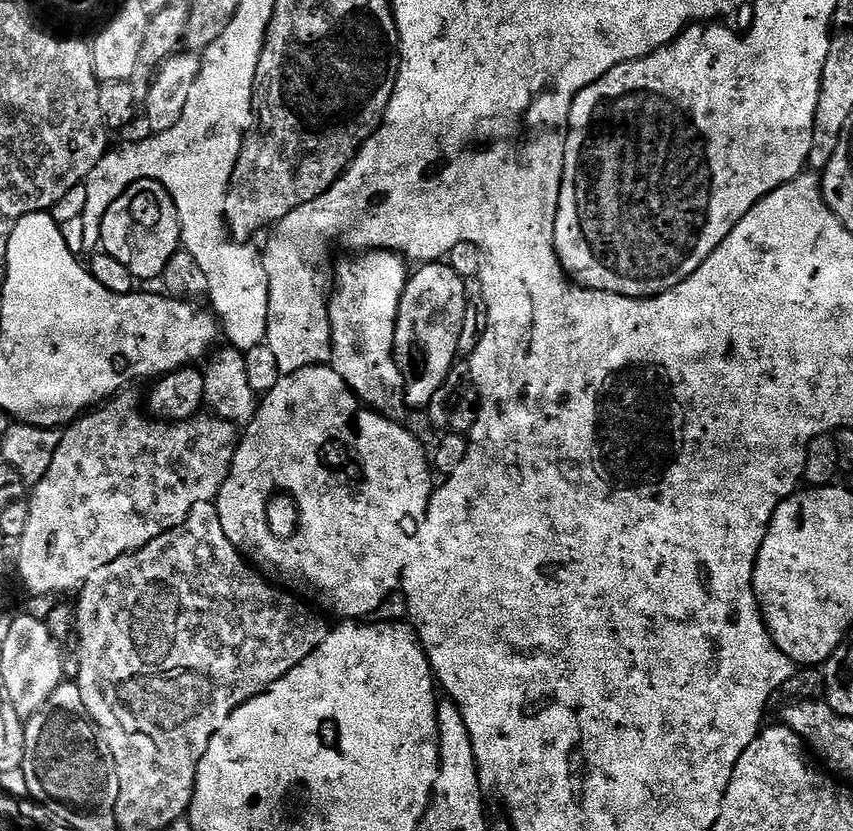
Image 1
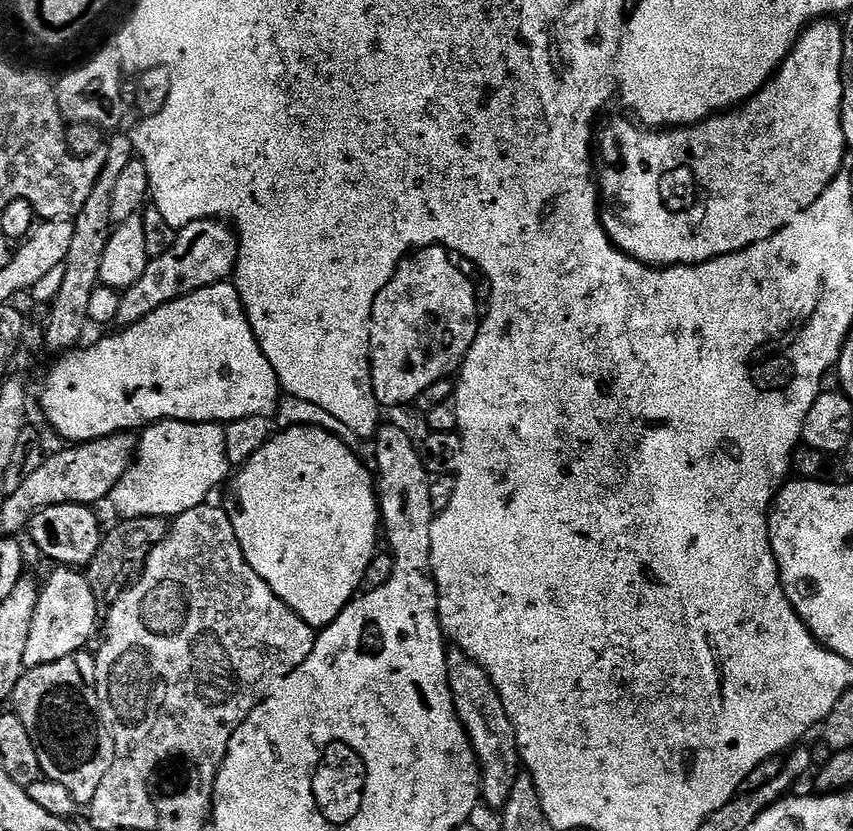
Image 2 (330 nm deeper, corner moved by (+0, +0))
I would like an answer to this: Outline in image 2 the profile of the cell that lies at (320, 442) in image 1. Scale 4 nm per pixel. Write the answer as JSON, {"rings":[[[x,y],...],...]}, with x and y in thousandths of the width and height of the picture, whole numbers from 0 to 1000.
{"rings":[[[345,511],[320,522],[309,533],[307,542],[302,542],[302,546],[293,550],[287,558],[280,560],[278,568],[281,569],[278,573],[275,569],[270,578],[272,588],[267,592],[265,615],[274,633],[274,643],[279,643],[279,657],[284,657],[284,667],[288,671],[288,676],[293,676],[298,691],[302,691],[302,696],[307,696],[307,700],[312,700],[317,705],[317,710],[321,710],[321,715],[326,715],[326,720],[331,720],[331,724],[335,724],[335,729],[340,729],[340,734],[348,736],[368,758],[379,758],[390,751],[396,744],[396,739],[401,739],[403,730],[423,711],[429,681],[434,681],[434,676],[443,663],[441,649],[447,649],[448,645],[445,604],[437,569],[434,567],[433,560],[430,563],[415,545],[417,544],[413,537],[407,535],[389,520],[370,515],[368,511]]]}

